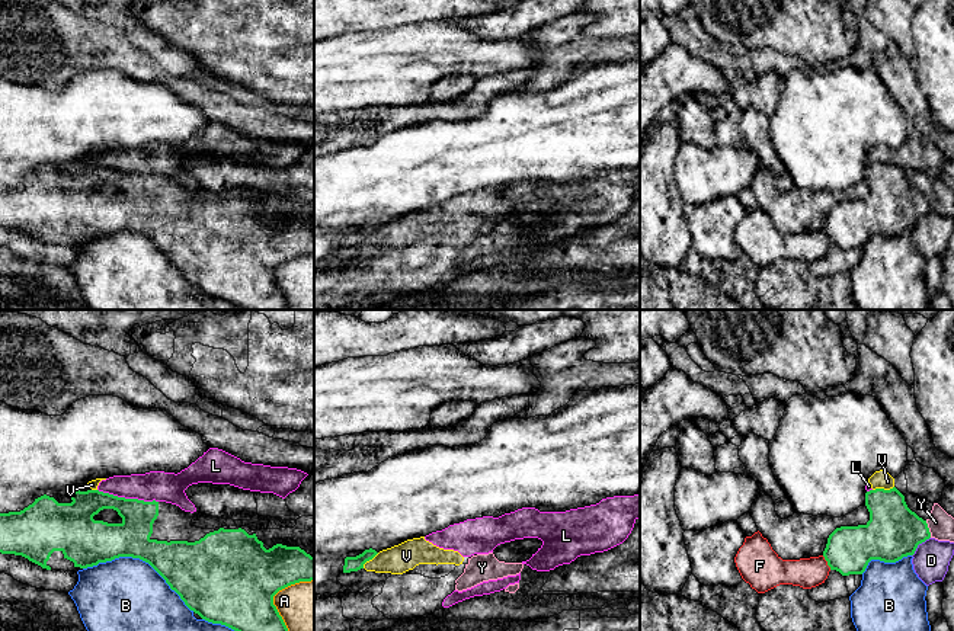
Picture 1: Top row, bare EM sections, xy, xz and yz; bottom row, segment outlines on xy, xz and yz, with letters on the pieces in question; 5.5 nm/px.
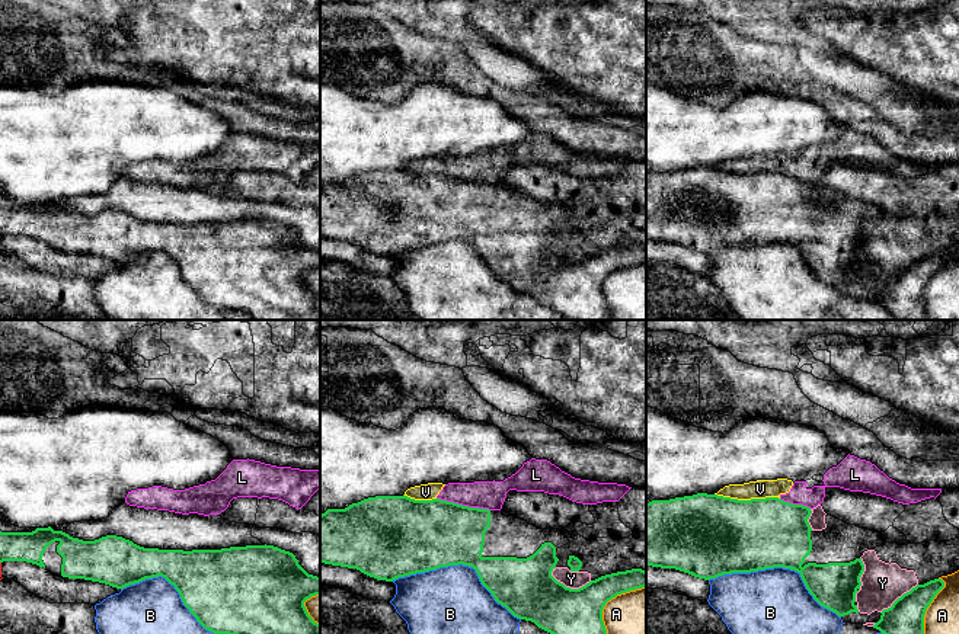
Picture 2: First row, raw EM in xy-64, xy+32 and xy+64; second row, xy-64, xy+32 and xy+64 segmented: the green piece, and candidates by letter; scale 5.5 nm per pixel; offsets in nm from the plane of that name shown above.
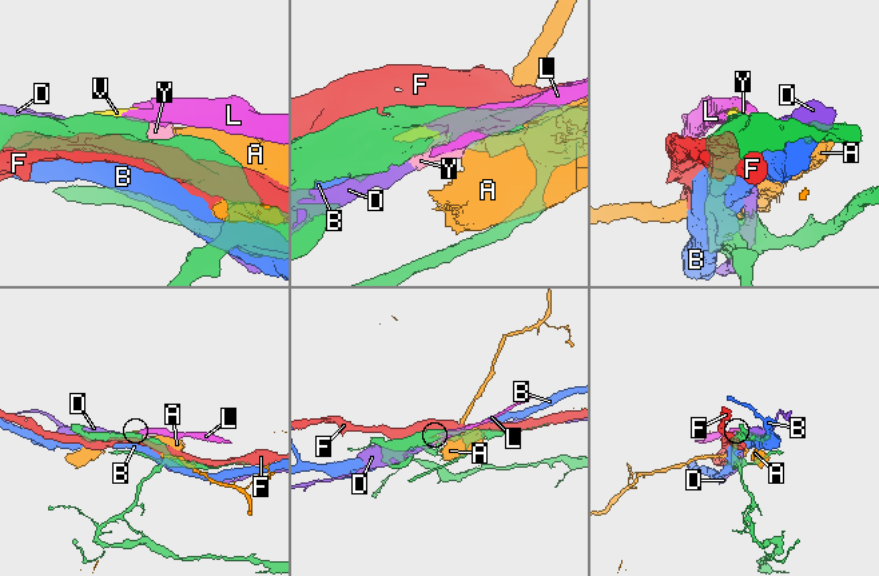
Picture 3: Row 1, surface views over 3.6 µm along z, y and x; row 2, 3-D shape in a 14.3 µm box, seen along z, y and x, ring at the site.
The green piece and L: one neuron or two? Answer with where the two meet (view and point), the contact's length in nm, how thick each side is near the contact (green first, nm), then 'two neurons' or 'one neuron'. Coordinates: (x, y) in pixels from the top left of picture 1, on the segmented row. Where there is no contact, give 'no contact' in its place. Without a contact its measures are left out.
xy (128, 499) | 340 nm | 200/170 nm | two neurons

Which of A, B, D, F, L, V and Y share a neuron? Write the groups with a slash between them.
A / B / D / F / L V / Y

